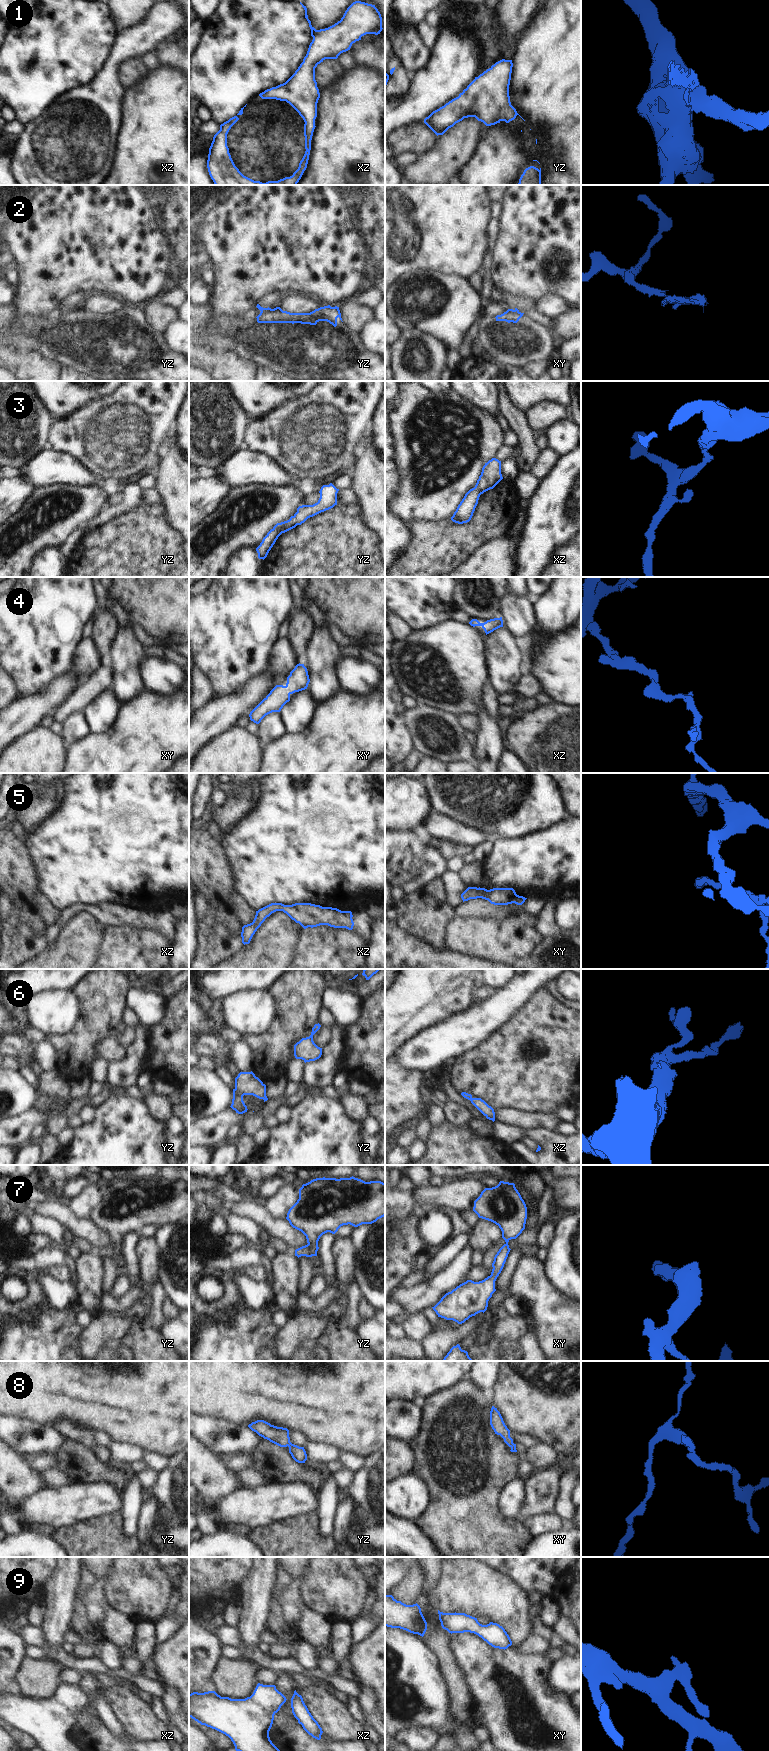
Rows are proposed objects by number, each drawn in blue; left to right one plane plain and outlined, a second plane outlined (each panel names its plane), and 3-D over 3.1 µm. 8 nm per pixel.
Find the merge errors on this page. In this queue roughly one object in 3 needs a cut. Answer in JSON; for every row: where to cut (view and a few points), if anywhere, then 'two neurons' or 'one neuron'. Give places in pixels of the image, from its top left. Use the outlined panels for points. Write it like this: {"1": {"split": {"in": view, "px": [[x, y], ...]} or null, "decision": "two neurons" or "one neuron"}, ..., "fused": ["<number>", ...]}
{"1": {"split": {"in": "xz", "px": [[316, 30], [313, 37]]}, "decision": "two neurons"}, "2": {"split": {"in": "yz", "px": [[270, 308], [261, 311]]}, "decision": "two neurons"}, "3": {"split": null, "decision": "one neuron"}, "4": {"split": null, "decision": "one neuron"}, "5": {"split": null, "decision": "one neuron"}, "6": {"split": null, "decision": "one neuron"}, "7": {"split": null, "decision": "one neuron"}, "8": {"split": null, "decision": "one neuron"}, "9": {"split": null, "decision": "one neuron"}, "fused": ["1", "2"]}

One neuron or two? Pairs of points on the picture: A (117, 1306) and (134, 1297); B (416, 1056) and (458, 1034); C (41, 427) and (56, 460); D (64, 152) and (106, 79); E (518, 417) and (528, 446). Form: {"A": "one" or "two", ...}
{"A": "one", "B": "one", "C": "two", "D": "one", "E": "one"}

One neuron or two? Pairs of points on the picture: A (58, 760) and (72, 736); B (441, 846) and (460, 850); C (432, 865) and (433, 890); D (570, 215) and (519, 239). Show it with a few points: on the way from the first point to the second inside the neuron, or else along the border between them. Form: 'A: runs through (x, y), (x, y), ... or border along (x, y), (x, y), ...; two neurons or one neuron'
A: border along (61, 736), (68, 746); two neurons
B: runs through (446, 848), (448, 850), (455, 850); one neuron
C: border along (439, 878), (433, 879), (422, 888); two neurons
D: runs through (557, 225), (548, 231), (539, 231), (532, 238); one neuron

